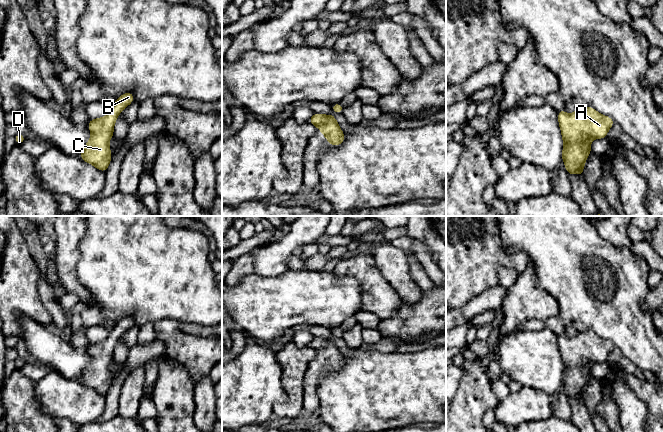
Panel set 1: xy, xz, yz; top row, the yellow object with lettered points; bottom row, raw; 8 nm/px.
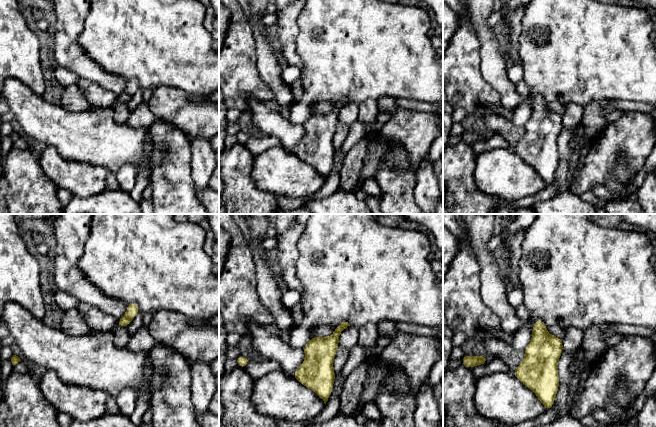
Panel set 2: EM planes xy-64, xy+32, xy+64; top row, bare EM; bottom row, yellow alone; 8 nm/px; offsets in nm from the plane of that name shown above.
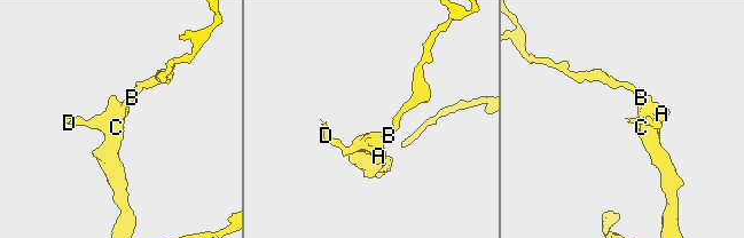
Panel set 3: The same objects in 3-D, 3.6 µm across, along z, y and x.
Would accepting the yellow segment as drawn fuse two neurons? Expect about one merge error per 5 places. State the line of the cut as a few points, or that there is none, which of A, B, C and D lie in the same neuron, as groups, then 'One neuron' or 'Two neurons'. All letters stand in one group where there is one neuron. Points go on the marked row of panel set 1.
No split. Groups: A B C D. One neuron

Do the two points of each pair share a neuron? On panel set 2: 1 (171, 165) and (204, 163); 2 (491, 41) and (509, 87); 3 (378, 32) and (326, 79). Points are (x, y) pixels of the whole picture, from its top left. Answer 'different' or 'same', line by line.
1: different
2: same
3: same

